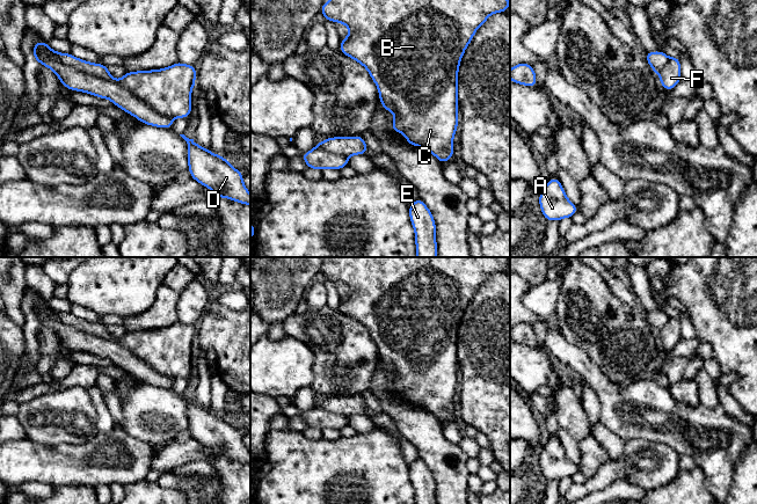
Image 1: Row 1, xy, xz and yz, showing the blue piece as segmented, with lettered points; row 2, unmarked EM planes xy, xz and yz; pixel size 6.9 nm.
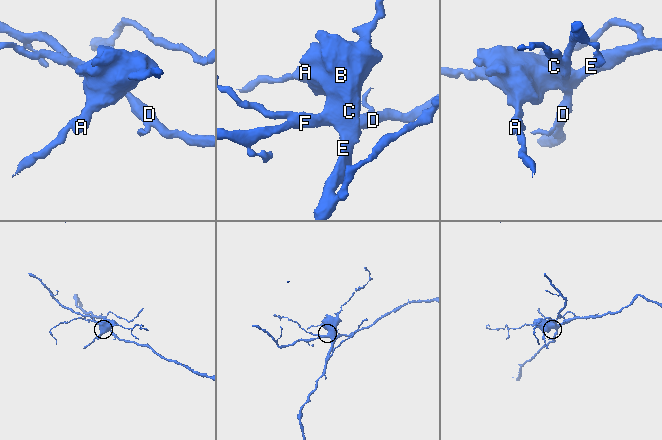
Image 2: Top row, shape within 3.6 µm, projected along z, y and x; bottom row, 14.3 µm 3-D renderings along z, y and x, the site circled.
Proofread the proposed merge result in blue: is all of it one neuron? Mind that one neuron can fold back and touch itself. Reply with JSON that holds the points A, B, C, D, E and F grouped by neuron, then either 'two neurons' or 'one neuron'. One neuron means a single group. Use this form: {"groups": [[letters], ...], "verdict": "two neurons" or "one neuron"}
{"groups": [["A", "B", "C", "E"], ["D", "F"]], "verdict": "two neurons"}

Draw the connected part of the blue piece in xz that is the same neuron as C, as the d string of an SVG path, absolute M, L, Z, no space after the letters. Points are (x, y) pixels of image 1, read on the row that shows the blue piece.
M329 0L323 2L320 13L327 21L339 22L350 29L350 34L341 39L340 52L355 59L363 65L379 92L379 100L384 109L394 114L396 117L392 122L392 131L405 134L406 141L412 146L434 154L441 163L449 161L454 153L453 137L458 127L458 72L461 58L468 44L472 42L475 31L487 21L493 13L504 13L510 2L508 0Z

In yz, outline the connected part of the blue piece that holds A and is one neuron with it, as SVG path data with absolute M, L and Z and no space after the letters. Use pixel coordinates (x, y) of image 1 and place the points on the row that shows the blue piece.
M558 176L543 187L539 205L547 221L572 218L578 211L577 206L567 198Z

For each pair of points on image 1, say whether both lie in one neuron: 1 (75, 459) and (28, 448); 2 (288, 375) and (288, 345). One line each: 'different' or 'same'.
1: same
2: same

